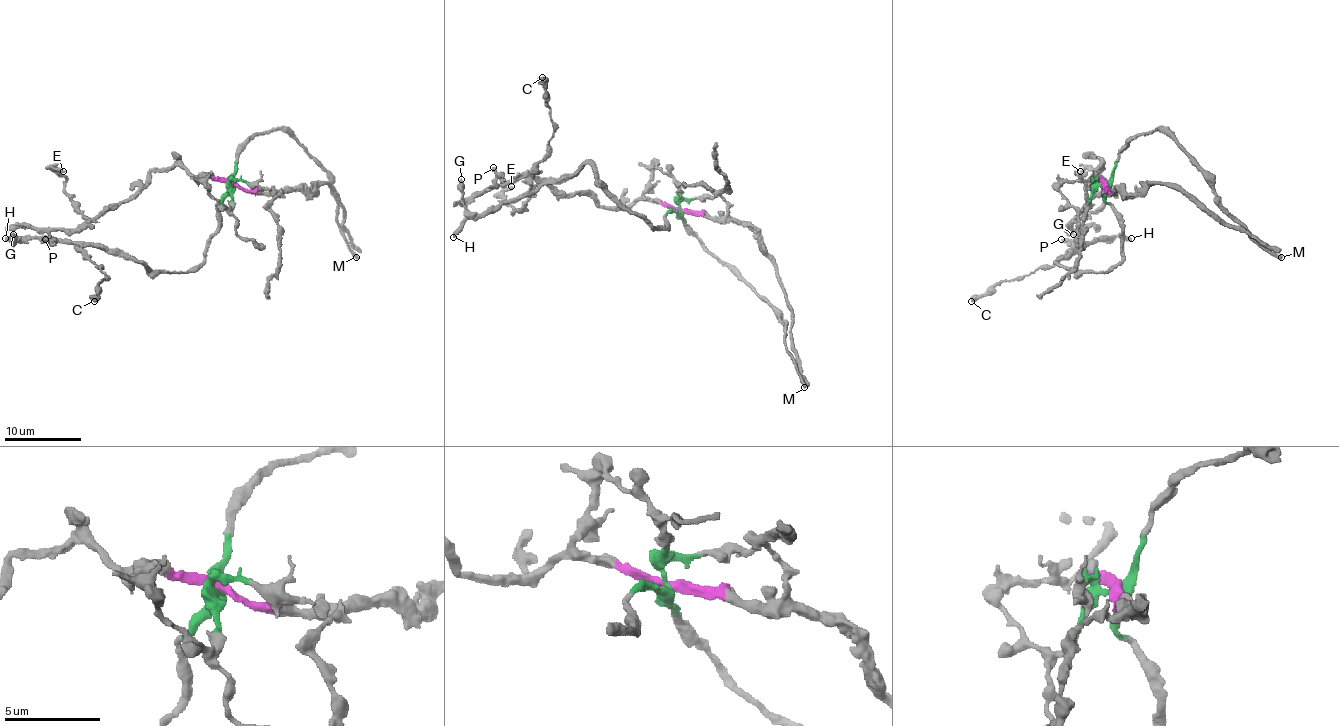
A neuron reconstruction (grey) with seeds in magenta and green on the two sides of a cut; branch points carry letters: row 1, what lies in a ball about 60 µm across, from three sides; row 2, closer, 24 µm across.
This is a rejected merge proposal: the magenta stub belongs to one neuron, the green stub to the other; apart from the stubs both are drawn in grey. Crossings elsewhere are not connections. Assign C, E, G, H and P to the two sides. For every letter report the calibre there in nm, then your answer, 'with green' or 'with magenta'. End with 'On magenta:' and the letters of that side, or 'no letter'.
C: 650 nm thick; with green
E: 320 nm thick; with magenta
G: 320 nm thick; with green
H: 400 nm thick; with green
P: 320 nm thick; with magenta
On magenta: E, P

